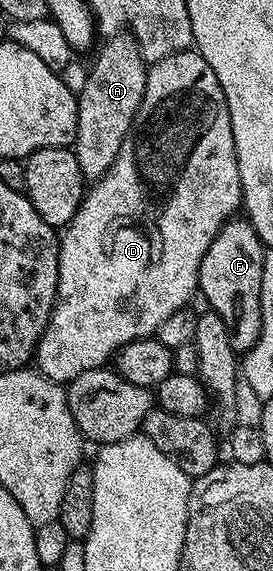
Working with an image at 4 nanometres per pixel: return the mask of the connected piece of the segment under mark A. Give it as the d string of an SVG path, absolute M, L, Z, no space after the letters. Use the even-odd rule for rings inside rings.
M123 30L109 35L103 42L105 44L99 47L101 50L96 62L90 66L84 90L77 95L78 128L72 145L85 179L92 182L104 177L121 151L148 79L148 64L131 34Z

